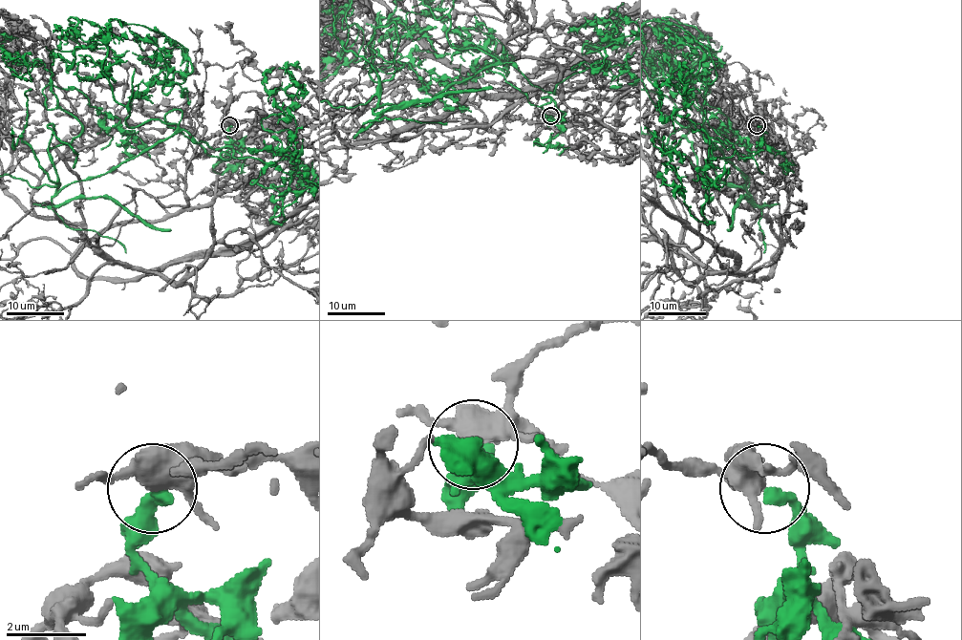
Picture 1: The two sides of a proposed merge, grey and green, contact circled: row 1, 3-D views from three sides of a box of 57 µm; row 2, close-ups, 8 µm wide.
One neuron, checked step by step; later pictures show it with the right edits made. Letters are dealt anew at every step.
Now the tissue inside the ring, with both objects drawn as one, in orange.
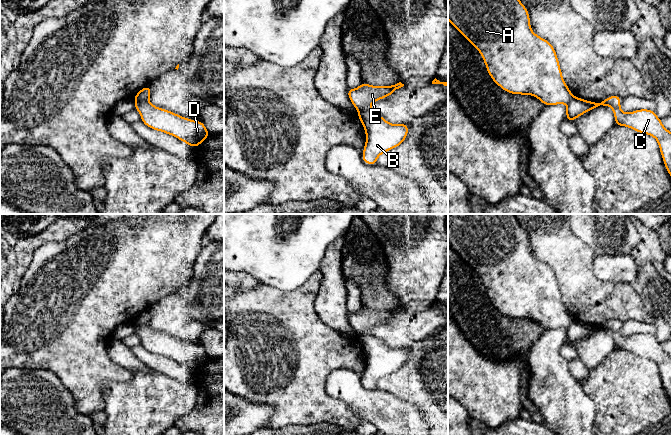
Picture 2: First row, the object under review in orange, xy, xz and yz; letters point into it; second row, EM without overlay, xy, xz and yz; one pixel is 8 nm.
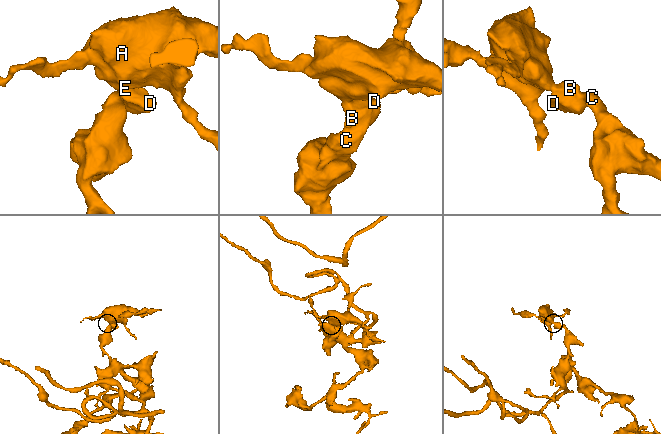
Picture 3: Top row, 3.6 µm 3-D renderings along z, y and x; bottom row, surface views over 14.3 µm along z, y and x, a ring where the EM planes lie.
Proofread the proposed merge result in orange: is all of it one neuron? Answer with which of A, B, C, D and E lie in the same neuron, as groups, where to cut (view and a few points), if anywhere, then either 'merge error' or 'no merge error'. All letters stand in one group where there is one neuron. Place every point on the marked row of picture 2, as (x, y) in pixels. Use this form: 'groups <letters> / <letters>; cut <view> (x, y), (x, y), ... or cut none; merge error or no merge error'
groups A E / B C D; cut xy (147, 98), (141, 101), (134, 101); merge error

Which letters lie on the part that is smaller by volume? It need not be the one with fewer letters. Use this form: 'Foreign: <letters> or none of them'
Foreign: A, E

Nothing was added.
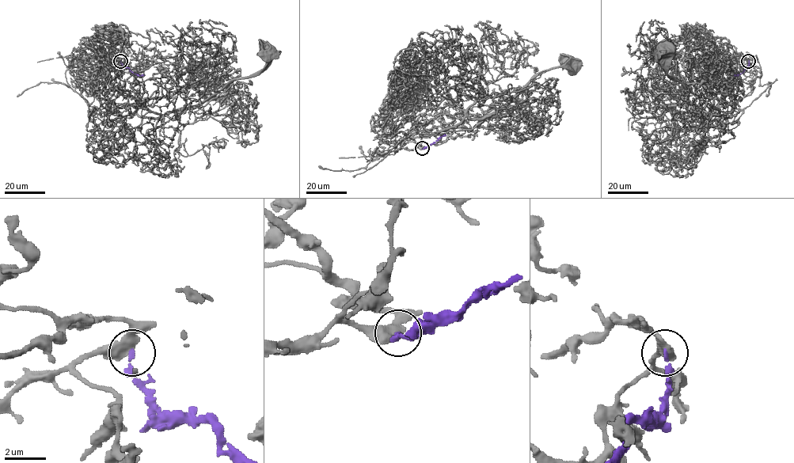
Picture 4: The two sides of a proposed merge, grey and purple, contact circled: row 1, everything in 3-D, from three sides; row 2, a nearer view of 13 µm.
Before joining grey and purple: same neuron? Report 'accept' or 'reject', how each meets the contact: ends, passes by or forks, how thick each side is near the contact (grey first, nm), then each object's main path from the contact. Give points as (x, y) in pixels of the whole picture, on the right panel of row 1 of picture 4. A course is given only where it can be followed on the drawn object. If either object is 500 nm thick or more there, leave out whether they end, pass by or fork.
reject | grey passes by | purple ends | 440/170 nm | grey via (749, 61), (730, 71), (738, 87), (735, 108), (720, 117), (667, 75), (665, 52) | purple via (749, 61), (749, 65), (742, 74), (735, 74)

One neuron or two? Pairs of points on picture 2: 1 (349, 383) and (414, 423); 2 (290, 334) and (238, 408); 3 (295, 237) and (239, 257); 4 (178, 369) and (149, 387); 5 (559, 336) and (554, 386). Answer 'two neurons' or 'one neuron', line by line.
1: one neuron
2: two neurons
3: one neuron
4: two neurons
5: one neuron

